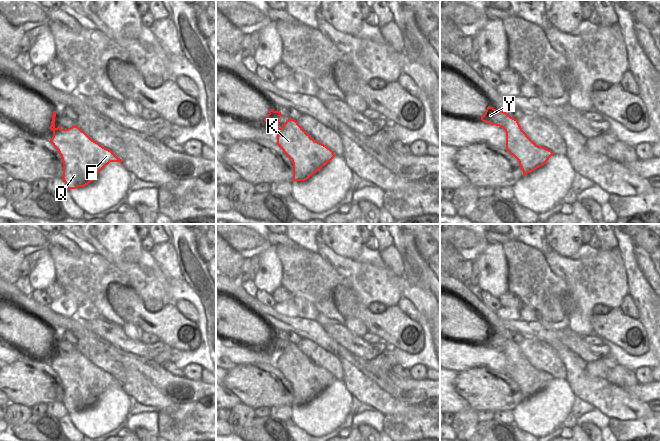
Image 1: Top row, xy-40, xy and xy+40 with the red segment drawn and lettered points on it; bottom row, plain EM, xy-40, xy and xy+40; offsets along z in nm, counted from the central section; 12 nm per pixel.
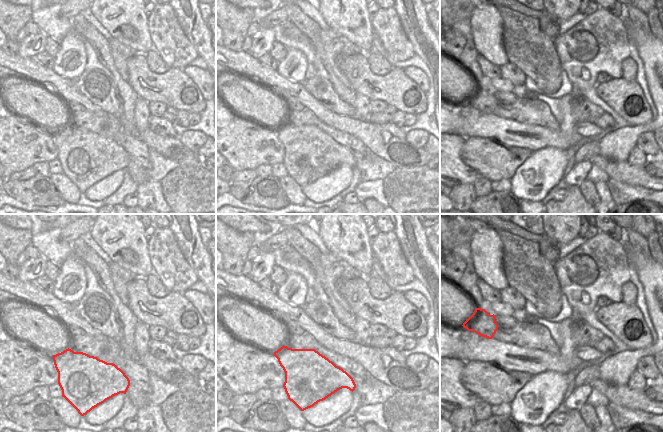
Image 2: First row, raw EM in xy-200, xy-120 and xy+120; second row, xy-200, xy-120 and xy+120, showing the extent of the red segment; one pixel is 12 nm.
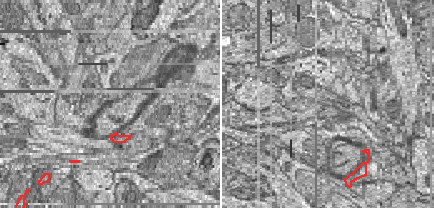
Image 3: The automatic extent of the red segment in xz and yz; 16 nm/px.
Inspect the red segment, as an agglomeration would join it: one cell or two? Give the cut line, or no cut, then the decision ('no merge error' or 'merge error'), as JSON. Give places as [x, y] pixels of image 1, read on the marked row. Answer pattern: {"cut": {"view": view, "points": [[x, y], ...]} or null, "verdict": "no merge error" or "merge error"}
{"cut": {"view": "xy+40", "points": [[510, 116], [504, 119], [503, 128]]}, "verdict": "merge error"}

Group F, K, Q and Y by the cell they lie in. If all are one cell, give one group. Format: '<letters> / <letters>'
F K Q / Y

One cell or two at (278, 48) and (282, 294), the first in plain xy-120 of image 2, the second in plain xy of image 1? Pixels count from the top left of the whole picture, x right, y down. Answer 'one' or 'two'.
one

